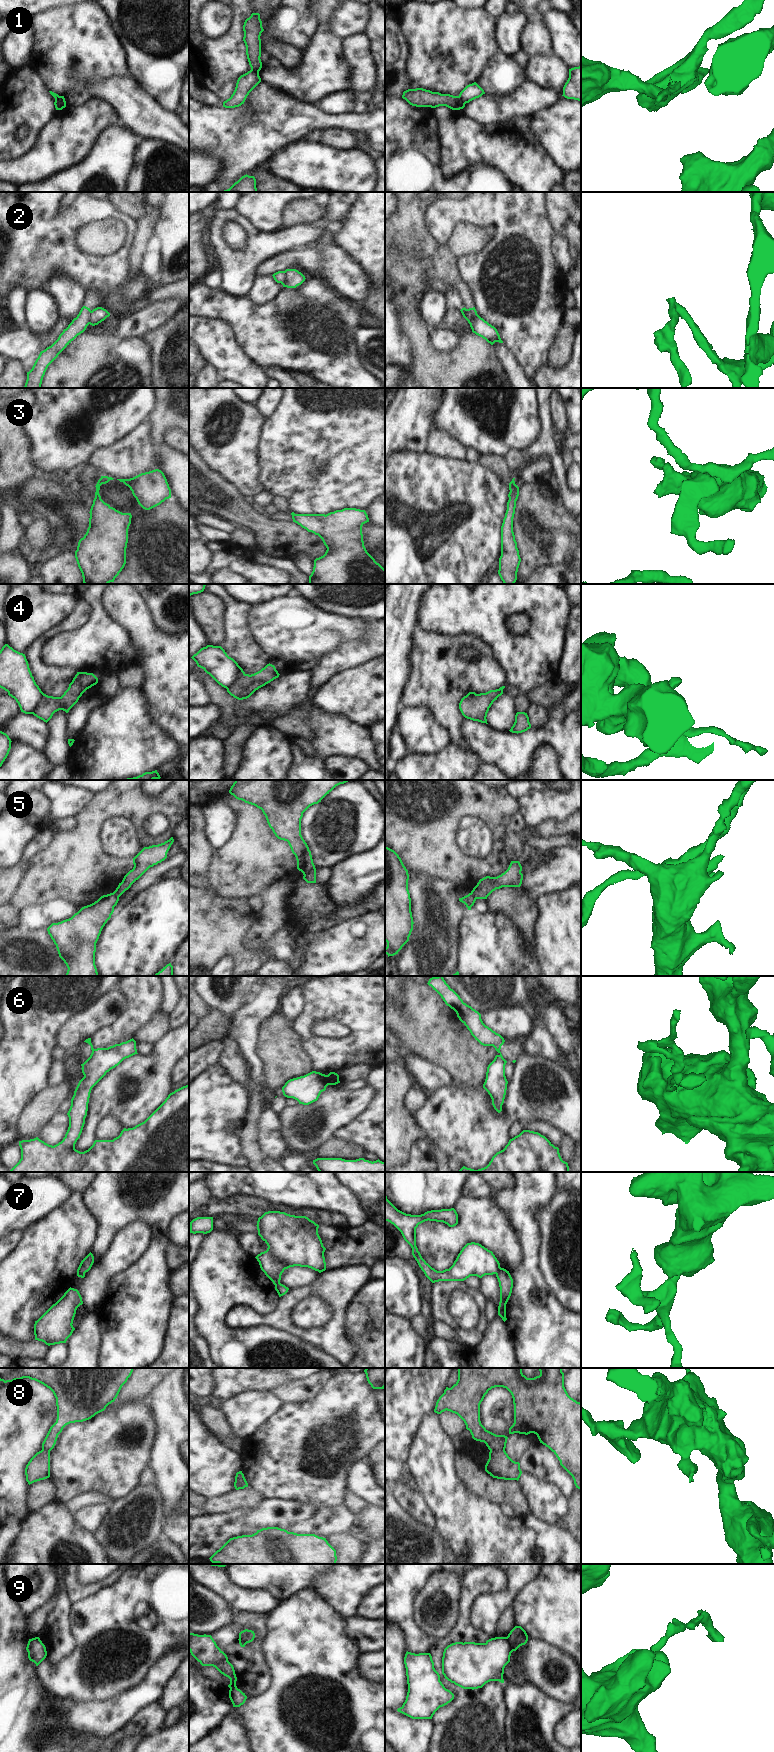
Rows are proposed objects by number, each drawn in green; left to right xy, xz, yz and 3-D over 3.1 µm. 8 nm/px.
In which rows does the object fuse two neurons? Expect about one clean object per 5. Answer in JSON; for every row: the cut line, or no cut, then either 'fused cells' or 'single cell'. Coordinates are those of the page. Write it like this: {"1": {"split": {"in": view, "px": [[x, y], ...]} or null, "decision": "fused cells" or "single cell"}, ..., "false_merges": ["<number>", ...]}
{"1": {"split": {"in": "yz", "px": [[458, 96], [465, 103]]}, "decision": "fused cells"}, "2": {"split": {"in": "yz", "px": [[466, 309], [469, 315], [477, 315]]}, "decision": "fused cells"}, "3": {"split": null, "decision": "single cell"}, "4": {"split": {"in": "xz", "px": [[238, 665], [236, 679], [226, 688]]}, "decision": "fused cells"}, "5": {"split": {"in": "xz", "px": [[314, 867], [304, 875]]}, "decision": "fused cells"}, "6": {"split": {"in": "xy", "px": [[94, 1049], [92, 1051]]}, "decision": "fused cells"}, "7": {"split": {"in": "yz", "px": [[500, 1267], [496, 1274]]}, "decision": "fused cells"}, "8": {"split": {"in": "yz", "px": [[490, 1449], [504, 1450]]}, "decision": "fused cells"}, "9": {"split": {"in": "yz", "px": [[505, 1637], [513, 1650]]}, "decision": "fused cells"}, "false_merges": ["1", "2", "4", "5", "6", "7", "8", "9"]}

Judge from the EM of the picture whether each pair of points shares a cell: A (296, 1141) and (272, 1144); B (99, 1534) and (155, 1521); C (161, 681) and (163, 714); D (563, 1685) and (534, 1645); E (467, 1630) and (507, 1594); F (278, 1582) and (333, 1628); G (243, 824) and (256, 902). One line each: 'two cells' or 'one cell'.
A: two cells
B: one cell
C: one cell
D: one cell
E: two cells
F: two cells
G: two cells

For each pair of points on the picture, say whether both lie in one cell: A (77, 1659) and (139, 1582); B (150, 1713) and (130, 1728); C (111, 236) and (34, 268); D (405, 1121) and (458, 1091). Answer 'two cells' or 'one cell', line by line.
A: one cell
B: one cell
C: two cells
D: two cells

